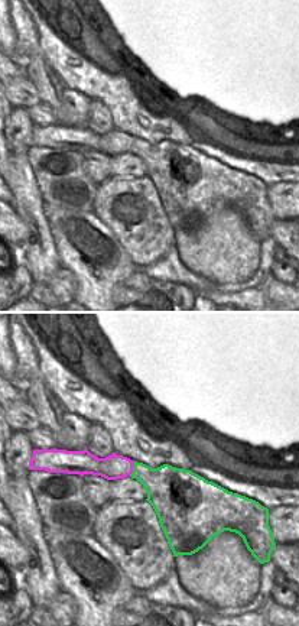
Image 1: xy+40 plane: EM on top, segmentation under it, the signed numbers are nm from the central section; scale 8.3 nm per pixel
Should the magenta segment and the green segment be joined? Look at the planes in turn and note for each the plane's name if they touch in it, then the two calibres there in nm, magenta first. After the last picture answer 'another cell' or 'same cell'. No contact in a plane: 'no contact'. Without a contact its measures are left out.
xy+40 | 200/240 nm

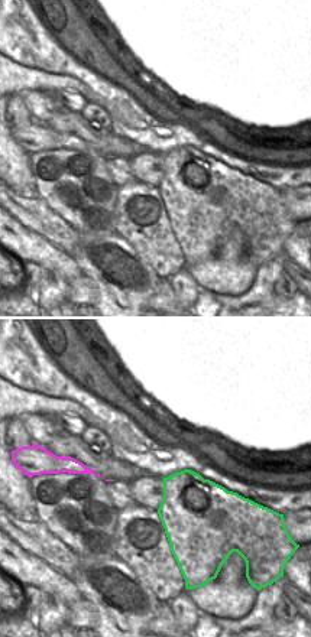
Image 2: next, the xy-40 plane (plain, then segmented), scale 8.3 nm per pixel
no contact

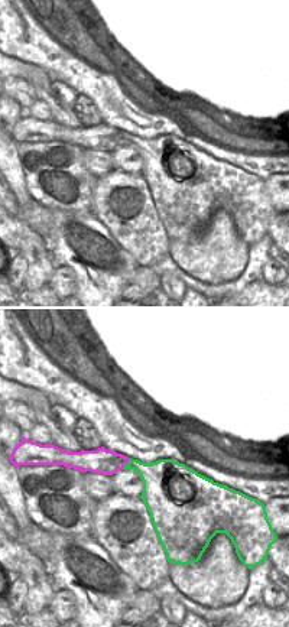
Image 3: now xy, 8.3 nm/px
xy | 220/220 nm

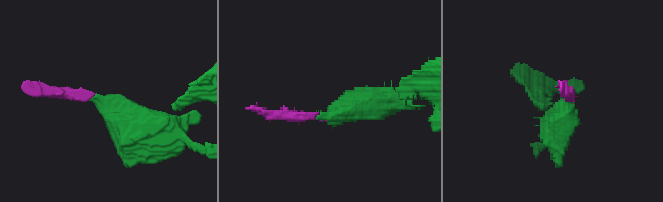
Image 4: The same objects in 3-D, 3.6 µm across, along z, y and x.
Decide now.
another cell

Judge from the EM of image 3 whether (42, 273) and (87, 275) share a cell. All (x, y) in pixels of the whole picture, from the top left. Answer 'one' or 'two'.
two

